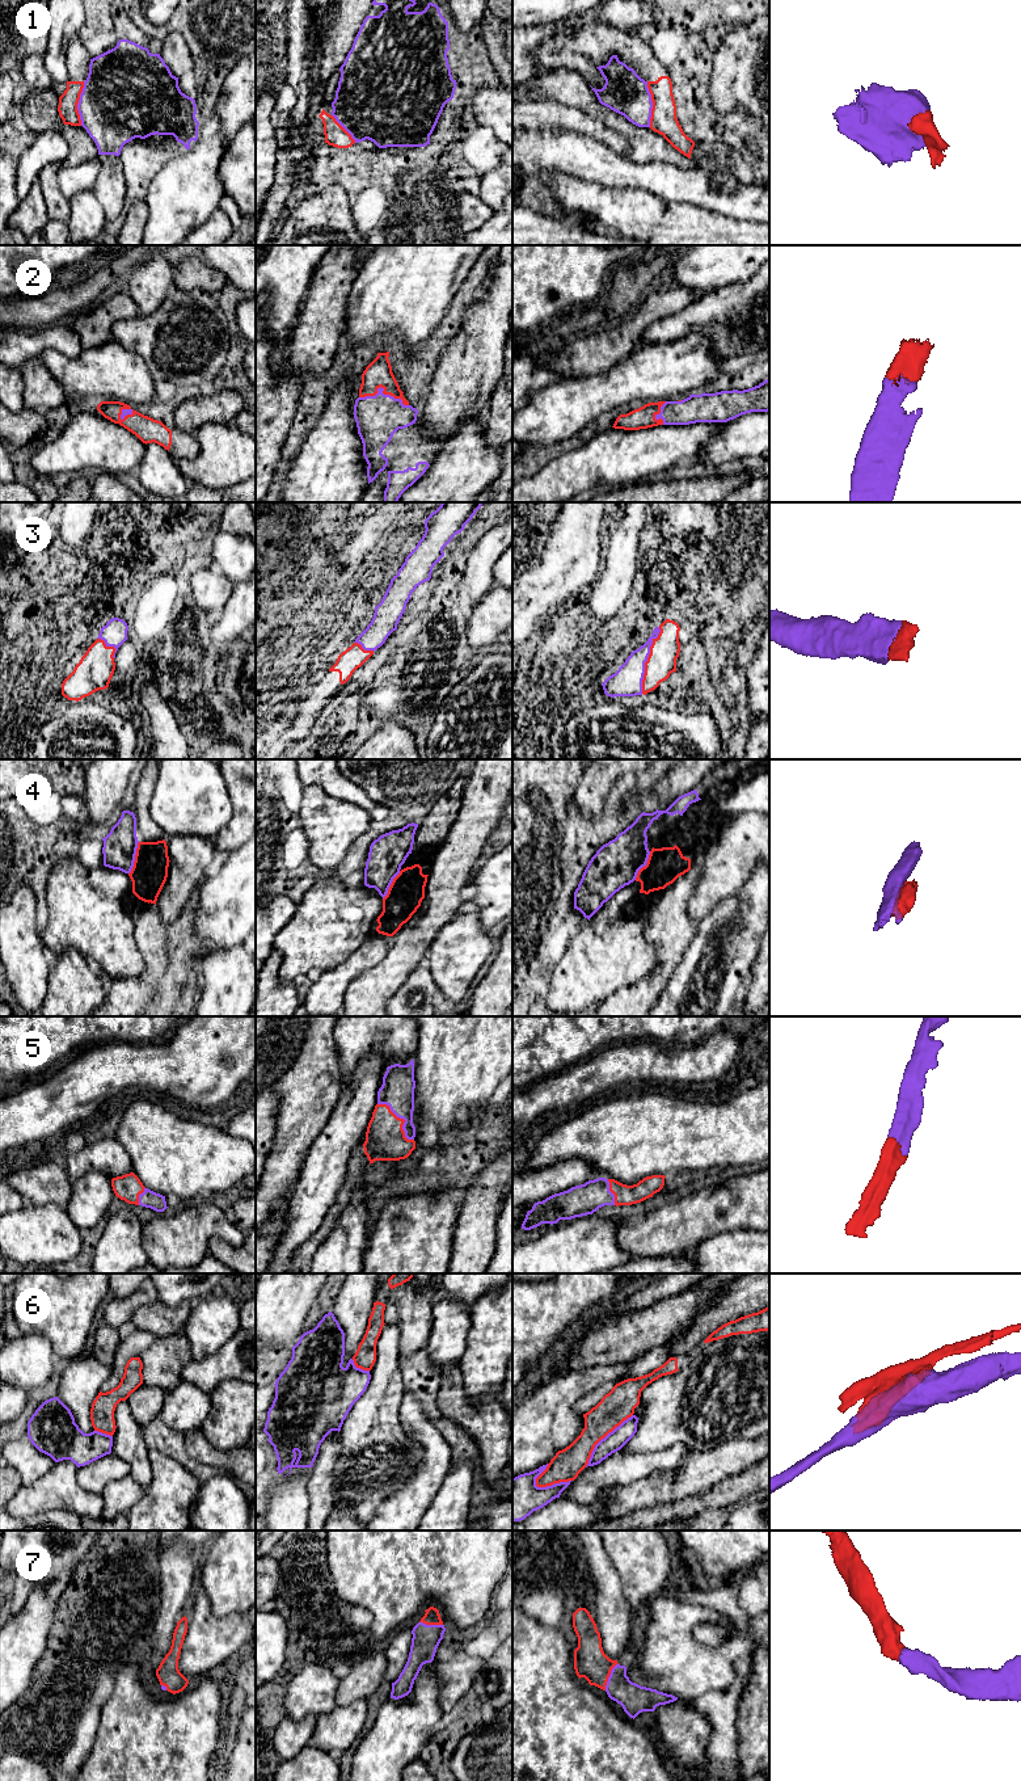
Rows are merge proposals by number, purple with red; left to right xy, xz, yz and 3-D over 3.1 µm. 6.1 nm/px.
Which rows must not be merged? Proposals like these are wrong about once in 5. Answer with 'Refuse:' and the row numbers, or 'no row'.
Refuse: 1, 4, 6

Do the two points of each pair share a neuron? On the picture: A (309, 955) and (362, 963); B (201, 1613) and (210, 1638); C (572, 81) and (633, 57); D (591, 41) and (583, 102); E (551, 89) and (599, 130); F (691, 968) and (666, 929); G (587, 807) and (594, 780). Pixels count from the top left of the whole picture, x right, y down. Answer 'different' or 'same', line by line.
A: different
B: same
C: different
D: different
E: different
F: different
G: same

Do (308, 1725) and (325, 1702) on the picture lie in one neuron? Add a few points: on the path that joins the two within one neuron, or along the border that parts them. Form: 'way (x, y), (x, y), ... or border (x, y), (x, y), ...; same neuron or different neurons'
way (308, 1718), (319, 1706); same neuron

